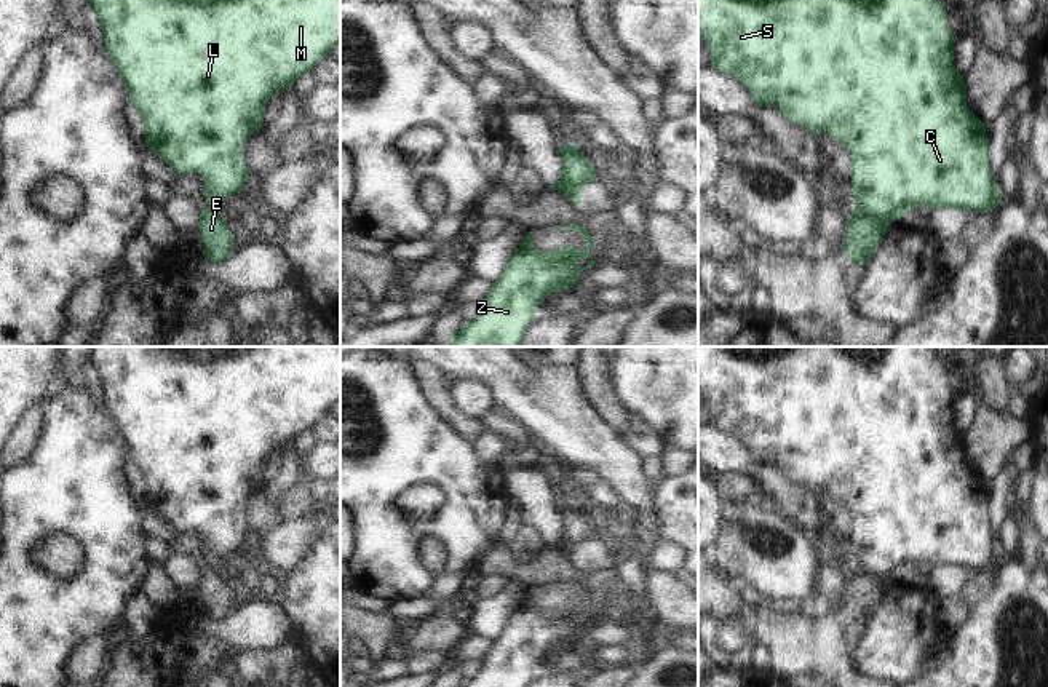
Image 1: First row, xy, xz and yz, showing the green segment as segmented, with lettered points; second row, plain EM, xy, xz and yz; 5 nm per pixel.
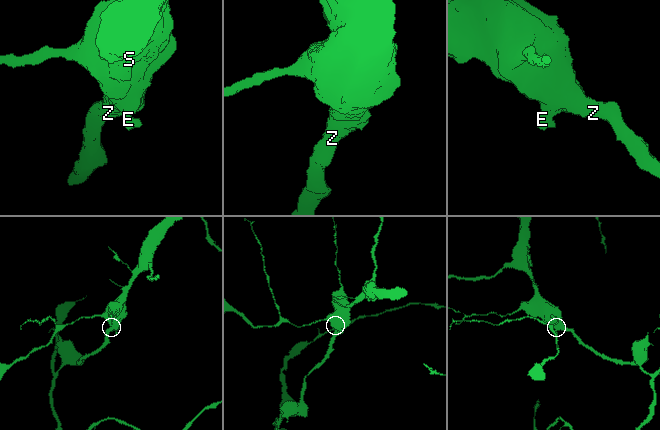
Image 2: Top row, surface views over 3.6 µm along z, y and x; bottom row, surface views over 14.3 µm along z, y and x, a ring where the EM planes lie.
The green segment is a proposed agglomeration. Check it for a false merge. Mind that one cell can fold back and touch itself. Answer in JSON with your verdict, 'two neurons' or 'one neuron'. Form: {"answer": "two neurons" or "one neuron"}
{"answer": "two neurons"}

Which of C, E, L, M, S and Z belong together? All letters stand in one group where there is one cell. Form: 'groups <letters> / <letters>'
groups C L M S Z / E

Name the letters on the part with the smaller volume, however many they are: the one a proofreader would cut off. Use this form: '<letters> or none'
E

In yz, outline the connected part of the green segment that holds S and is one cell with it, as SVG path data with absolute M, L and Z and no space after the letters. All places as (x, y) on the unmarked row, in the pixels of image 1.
M698 347L698 393L709 403L711 423L724 433L736 435L746 443L757 460L757 465L768 465L772 460L780 463L780 470L791 481L807 486L815 495L821 489L828 489L844 502L852 511L852 548L855 554L855 566L863 569L866 574L880 580L895 580L904 575L904 572L920 562L928 562L933 567L951 564L962 569L976 567L979 570L992 569L1002 559L998 554L998 543L990 535L989 527L989 495L986 492L986 482L968 467L967 463L967 443L963 433L954 423L954 401L957 395L952 391L947 382L947 371L944 361L935 353L935 347Z

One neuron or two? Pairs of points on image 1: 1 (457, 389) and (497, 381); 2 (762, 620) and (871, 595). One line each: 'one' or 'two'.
1: two
2: one

